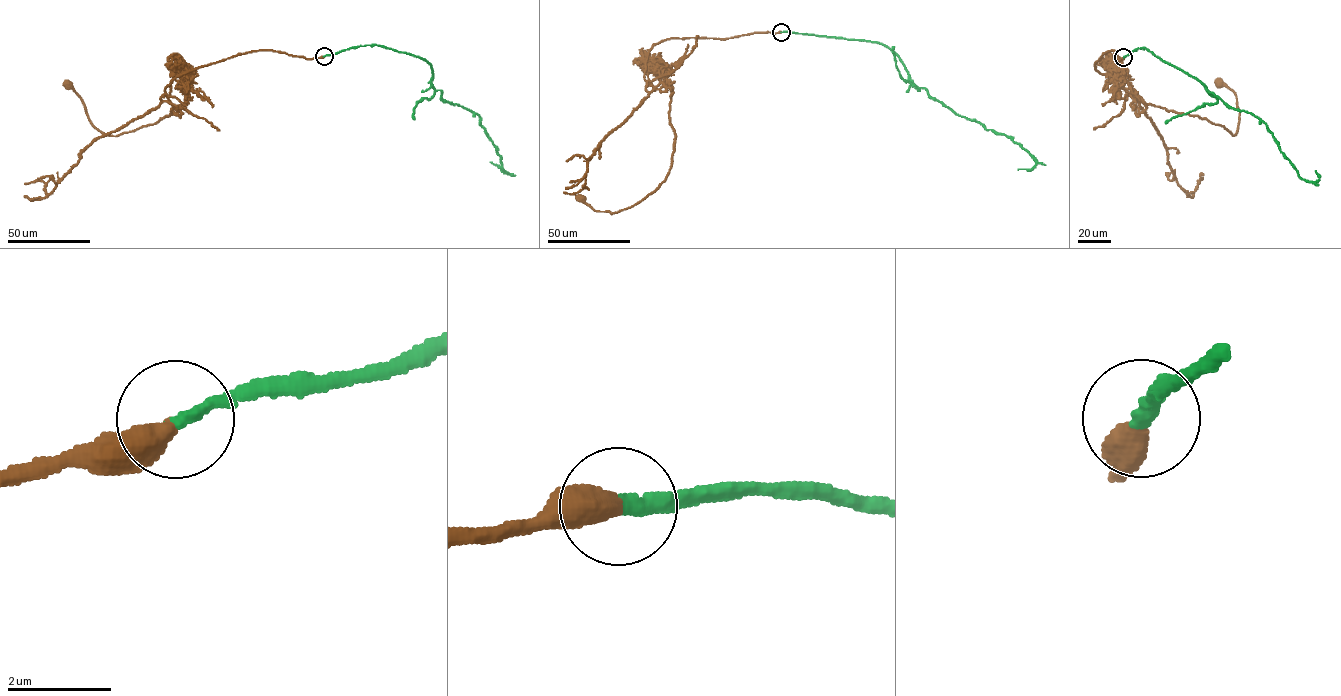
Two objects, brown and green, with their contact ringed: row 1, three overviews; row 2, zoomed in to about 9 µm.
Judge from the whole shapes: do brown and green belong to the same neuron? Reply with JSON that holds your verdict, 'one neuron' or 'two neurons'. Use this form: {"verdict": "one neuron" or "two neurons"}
{"verdict": "one neuron"}

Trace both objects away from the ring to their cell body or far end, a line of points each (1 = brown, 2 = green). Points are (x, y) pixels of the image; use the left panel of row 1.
1: (324, 56), (258, 50), (198, 67), (164, 90), (180, 116), (182, 105), (117, 136), (92, 124), (68, 85)
2: (324, 56), (378, 45), (424, 59), (433, 71), (431, 84), (443, 100), (479, 116), (507, 173), (490, 161)

